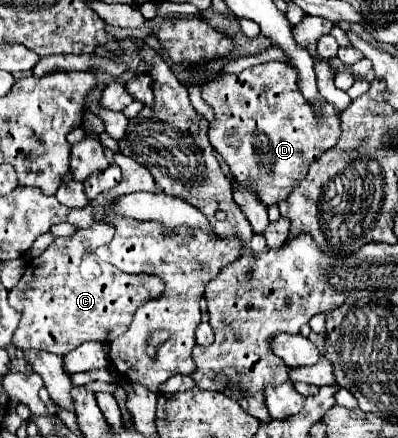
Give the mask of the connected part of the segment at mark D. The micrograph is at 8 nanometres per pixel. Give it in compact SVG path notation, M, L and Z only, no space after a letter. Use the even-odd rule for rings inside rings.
M265 62L251 66L239 74L223 74L201 88L203 100L213 108L215 122L209 126L209 142L227 162L235 182L241 188L249 188L265 206L273 206L285 200L291 190L307 176L309 166L319 160L323 152L335 146L339 130L339 112L327 102L325 122L319 124L311 104L301 96L297 88L297 70L287 62Z

